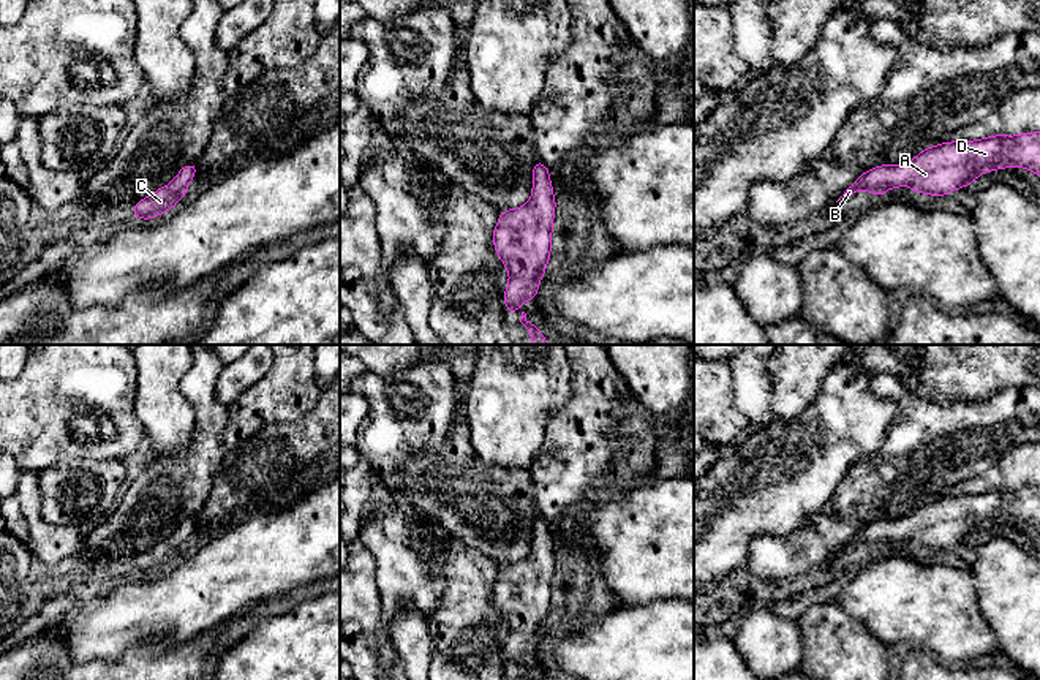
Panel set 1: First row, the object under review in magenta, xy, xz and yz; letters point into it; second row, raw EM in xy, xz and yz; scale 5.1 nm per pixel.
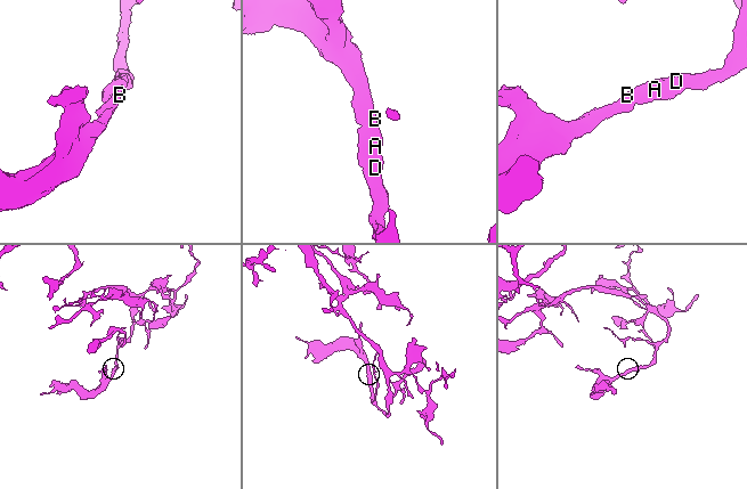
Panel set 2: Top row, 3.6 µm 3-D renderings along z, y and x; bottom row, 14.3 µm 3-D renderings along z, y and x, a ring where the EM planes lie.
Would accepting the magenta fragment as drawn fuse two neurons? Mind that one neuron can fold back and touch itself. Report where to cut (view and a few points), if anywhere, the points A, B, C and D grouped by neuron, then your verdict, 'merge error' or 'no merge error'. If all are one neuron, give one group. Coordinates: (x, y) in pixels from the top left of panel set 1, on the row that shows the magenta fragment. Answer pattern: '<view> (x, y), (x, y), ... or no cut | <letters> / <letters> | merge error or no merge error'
no cut | A B C D | no merge error

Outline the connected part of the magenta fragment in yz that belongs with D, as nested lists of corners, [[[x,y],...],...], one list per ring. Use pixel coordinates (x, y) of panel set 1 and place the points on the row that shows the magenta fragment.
[[[1040,131],[1021,133],[1018,136],[996,134],[977,141],[948,141],[926,147],[910,161],[896,166],[880,164],[865,171],[842,196],[852,196],[857,191],[868,190],[876,198],[880,198],[890,188],[902,185],[910,187],[915,193],[945,196],[953,190],[972,185],[983,172],[1012,166],[1024,168],[1040,176]]]

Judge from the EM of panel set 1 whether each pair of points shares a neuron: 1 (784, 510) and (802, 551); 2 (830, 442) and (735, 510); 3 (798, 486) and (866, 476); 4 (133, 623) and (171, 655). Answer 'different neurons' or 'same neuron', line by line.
1: different neurons
2: same neuron
3: different neurons
4: different neurons

